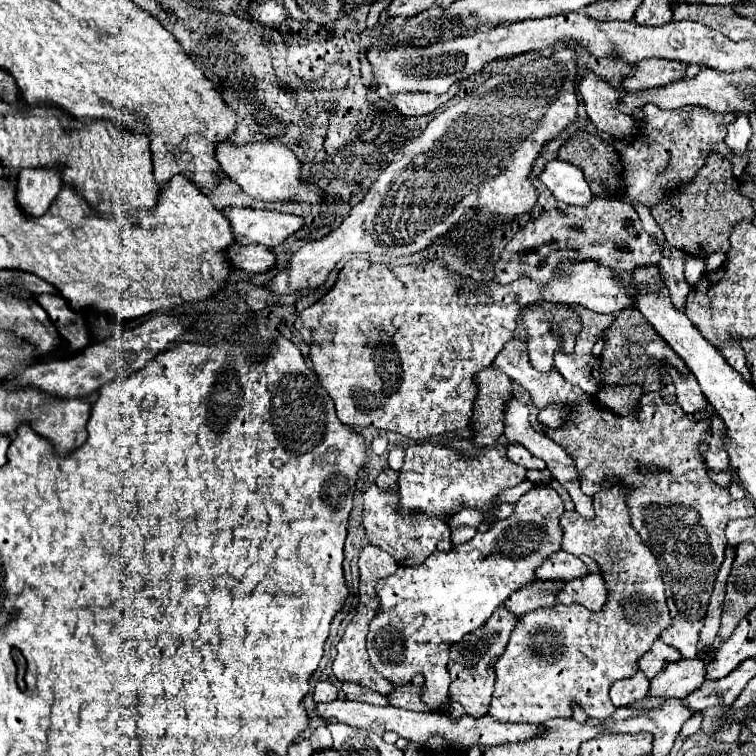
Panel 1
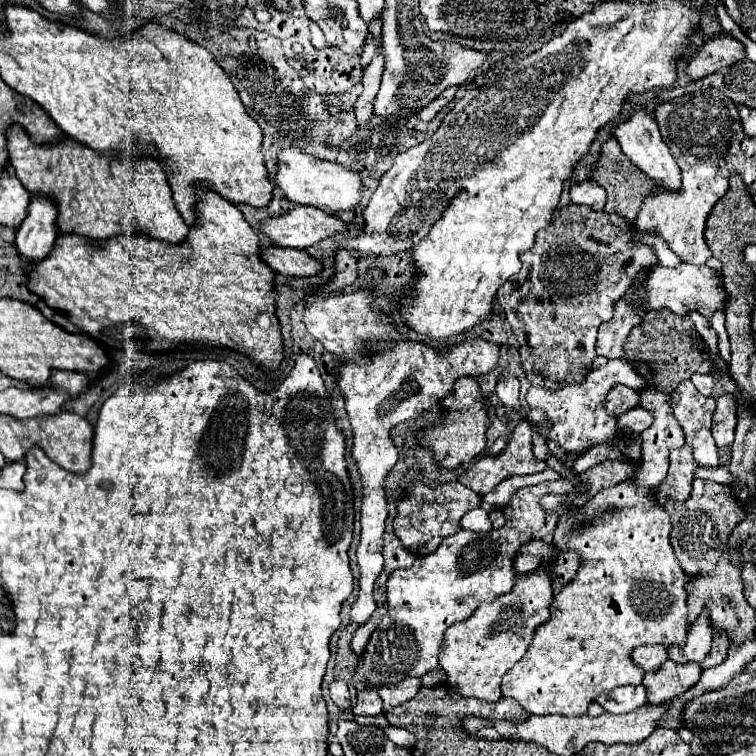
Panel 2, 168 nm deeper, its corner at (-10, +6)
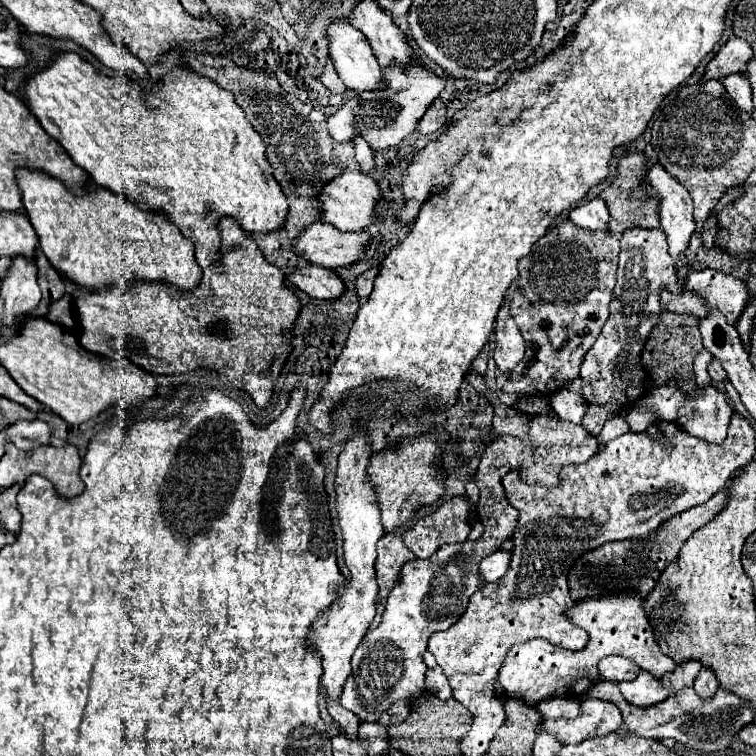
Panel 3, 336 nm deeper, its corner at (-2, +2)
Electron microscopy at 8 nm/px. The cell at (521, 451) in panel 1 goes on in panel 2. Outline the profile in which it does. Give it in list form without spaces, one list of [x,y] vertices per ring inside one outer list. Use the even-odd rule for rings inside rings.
[[[612,359],[608,361],[606,367],[600,369],[592,369],[586,379],[578,385],[564,385],[562,389],[546,389],[546,387],[530,387],[530,391],[526,393],[526,403],[530,407],[536,407],[540,411],[544,411],[550,419],[550,431],[546,435],[540,433],[540,425],[530,423],[532,429],[532,451],[540,461],[546,461],[552,451],[546,445],[548,439],[556,439],[564,449],[570,451],[582,451],[588,445],[600,445],[600,443],[608,443],[614,439],[618,425],[616,425],[616,417],[606,413],[606,393],[612,389],[612,385],[616,383],[624,383],[630,387],[642,387],[642,377],[622,359]]]

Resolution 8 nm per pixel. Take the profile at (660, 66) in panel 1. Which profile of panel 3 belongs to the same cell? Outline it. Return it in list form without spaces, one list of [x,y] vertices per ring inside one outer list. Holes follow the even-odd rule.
[[[730,37],[728,43],[708,63],[704,79],[722,79],[726,75],[744,71],[750,59],[754,59],[754,51],[748,41],[740,37]]]

